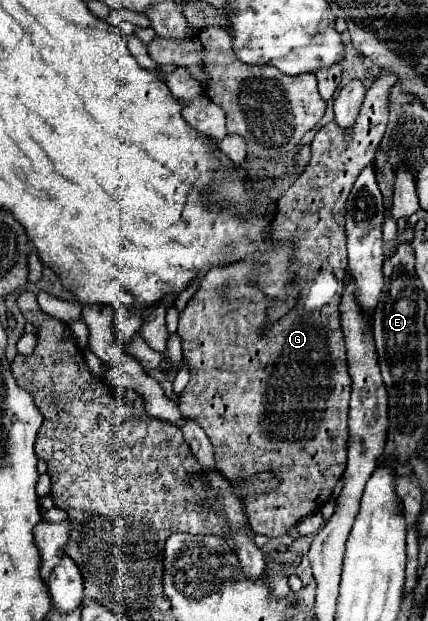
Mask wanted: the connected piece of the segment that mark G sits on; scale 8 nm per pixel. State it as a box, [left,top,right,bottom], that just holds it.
[178,69,398,537]

